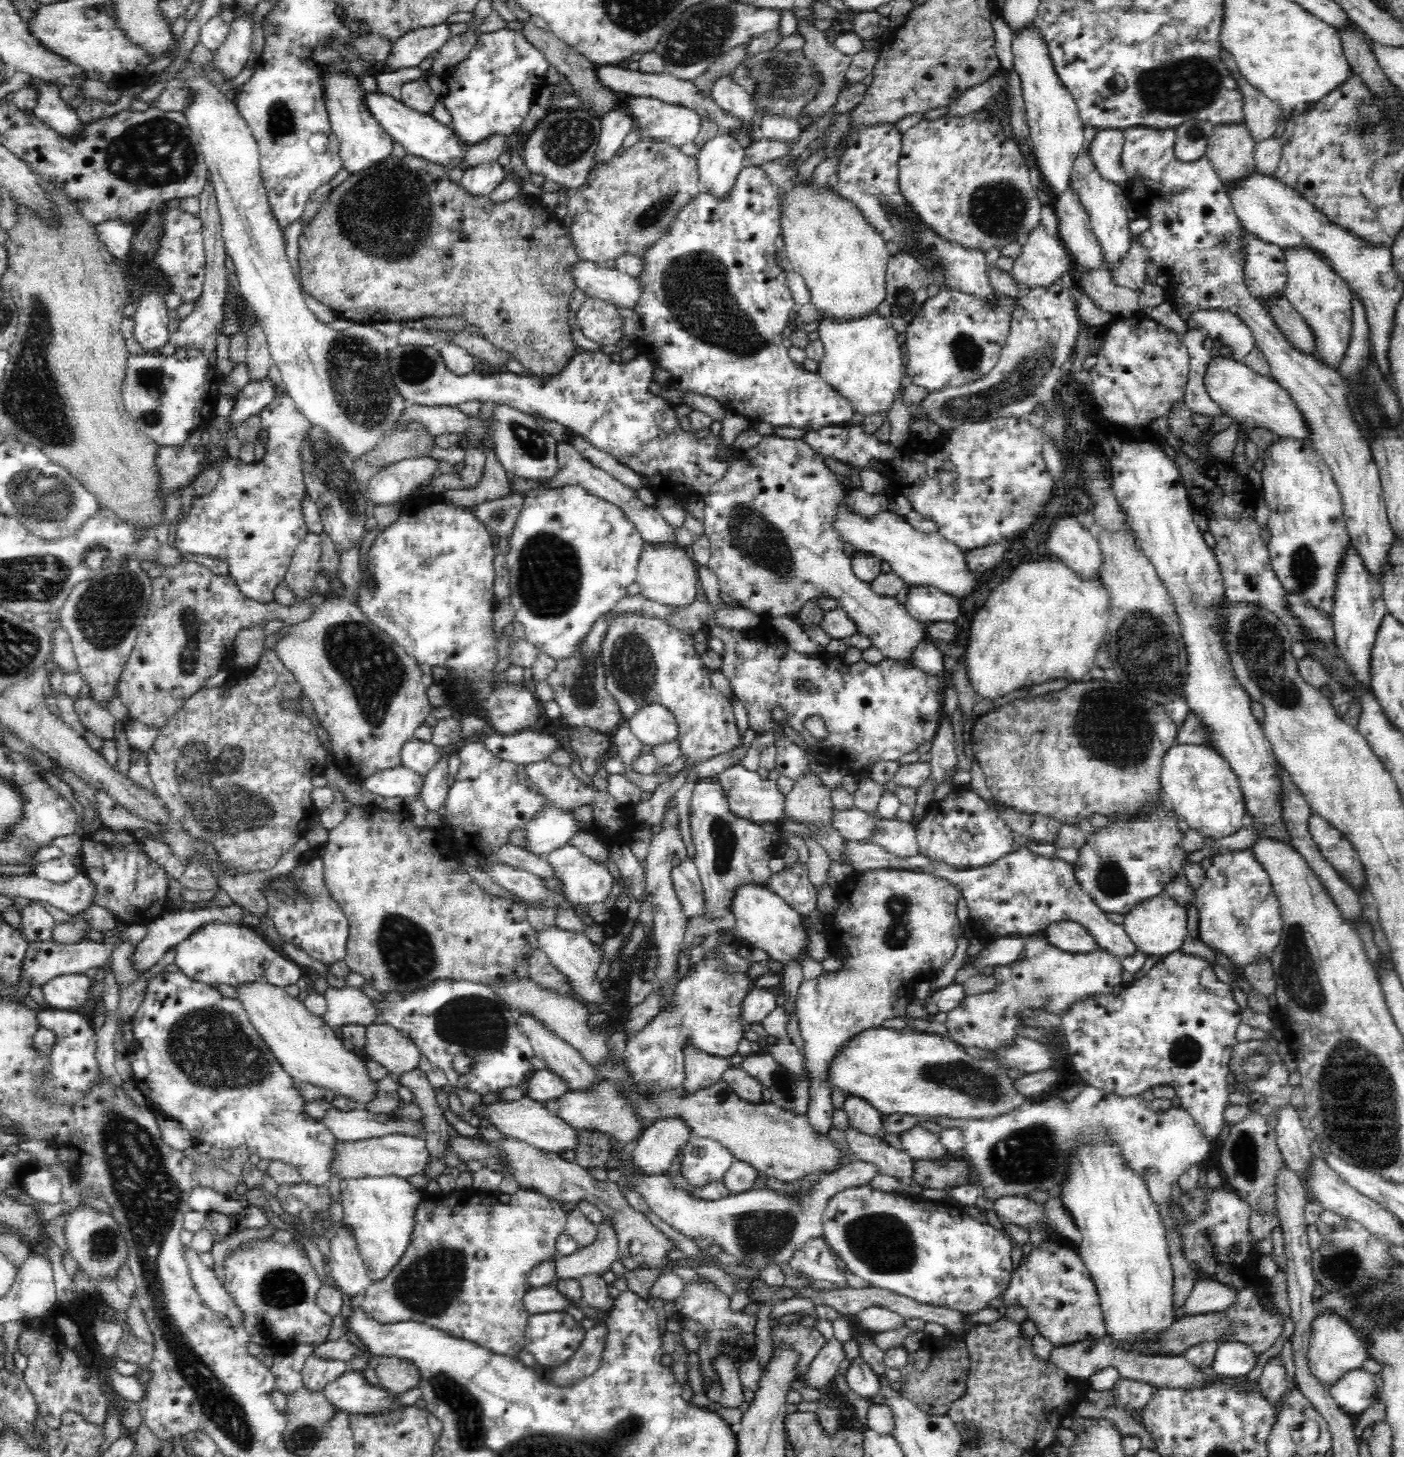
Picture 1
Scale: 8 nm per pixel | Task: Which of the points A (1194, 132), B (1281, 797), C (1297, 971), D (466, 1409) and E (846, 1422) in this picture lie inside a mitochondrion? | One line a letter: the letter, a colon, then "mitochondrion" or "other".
A: mitochondrion
B: other
C: mitochondrion
D: mitochondrion
E: other

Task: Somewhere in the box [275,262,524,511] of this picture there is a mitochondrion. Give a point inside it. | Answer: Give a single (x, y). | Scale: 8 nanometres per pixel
(354, 367)

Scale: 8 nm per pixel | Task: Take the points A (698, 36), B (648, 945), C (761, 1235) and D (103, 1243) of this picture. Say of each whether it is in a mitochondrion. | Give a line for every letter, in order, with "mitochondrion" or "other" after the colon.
A: mitochondrion
B: other
C: mitochondrion
D: mitochondrion

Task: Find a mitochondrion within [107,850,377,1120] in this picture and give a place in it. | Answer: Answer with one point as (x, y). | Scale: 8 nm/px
(209, 1047)

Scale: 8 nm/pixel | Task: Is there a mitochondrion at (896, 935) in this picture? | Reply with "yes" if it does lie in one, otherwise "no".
yes

